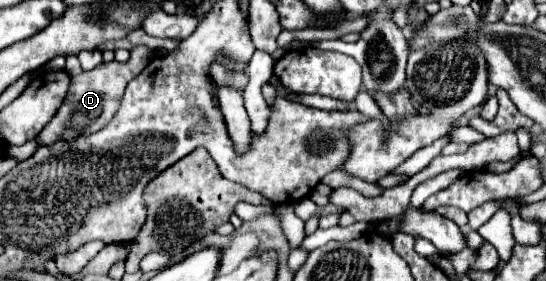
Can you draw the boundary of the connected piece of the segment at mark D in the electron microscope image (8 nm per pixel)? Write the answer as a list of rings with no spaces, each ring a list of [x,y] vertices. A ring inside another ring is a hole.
[[[136,46],[130,52],[130,60],[124,64],[108,62],[108,64],[102,64],[100,68],[94,68],[92,72],[82,72],[80,76],[74,76],[70,90],[68,90],[68,96],[66,96],[64,104],[60,106],[58,114],[36,136],[38,146],[50,146],[58,140],[74,140],[78,136],[88,136],[88,134],[102,130],[114,118],[128,82],[132,78],[136,78],[146,68],[148,62],[150,62],[150,50],[144,46]]]

